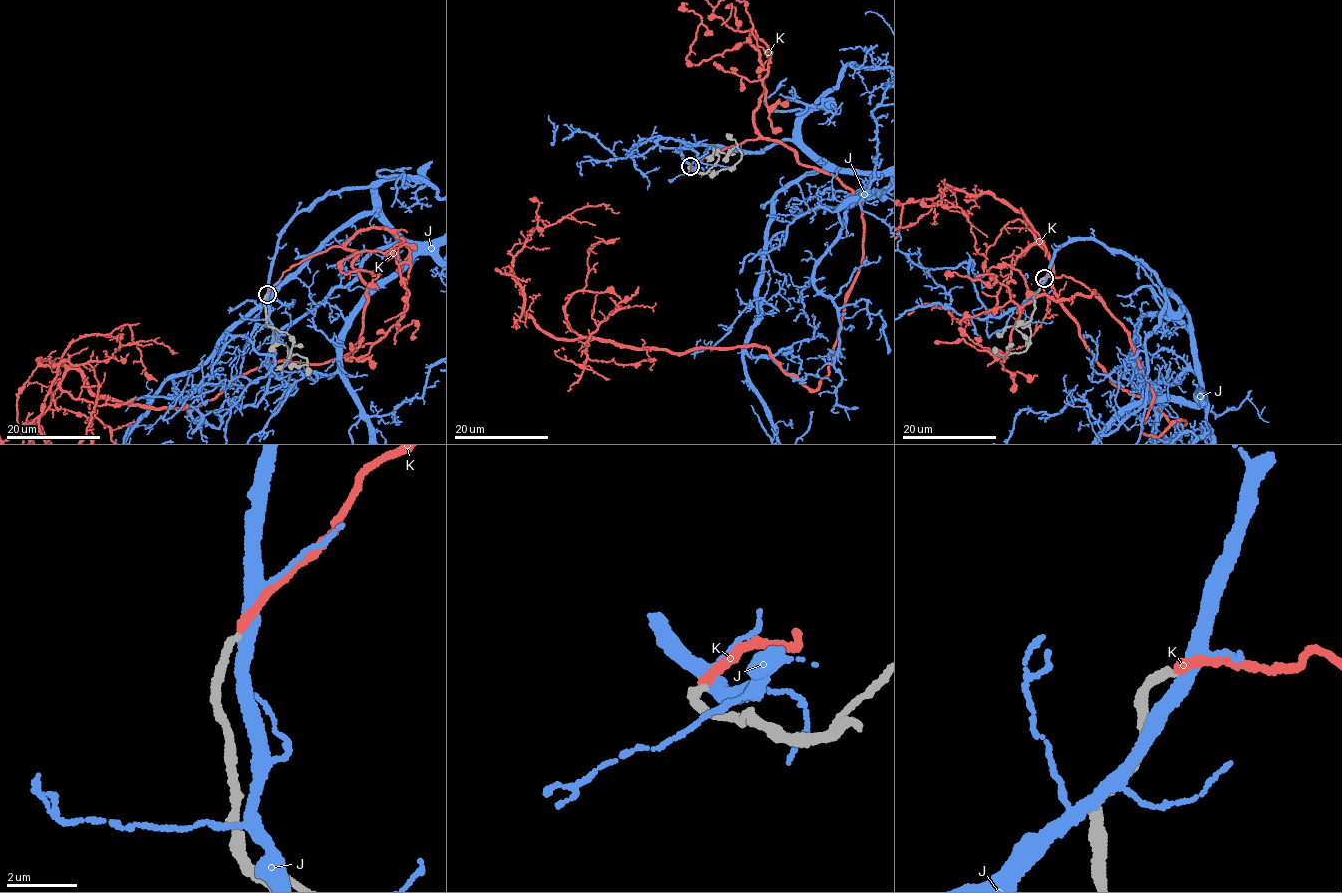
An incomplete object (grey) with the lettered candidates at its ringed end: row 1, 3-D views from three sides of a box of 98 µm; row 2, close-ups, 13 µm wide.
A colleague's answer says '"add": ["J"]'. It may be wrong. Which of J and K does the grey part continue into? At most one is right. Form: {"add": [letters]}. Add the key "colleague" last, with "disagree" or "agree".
{"add": ["K"], "colleague": "disagree"}

